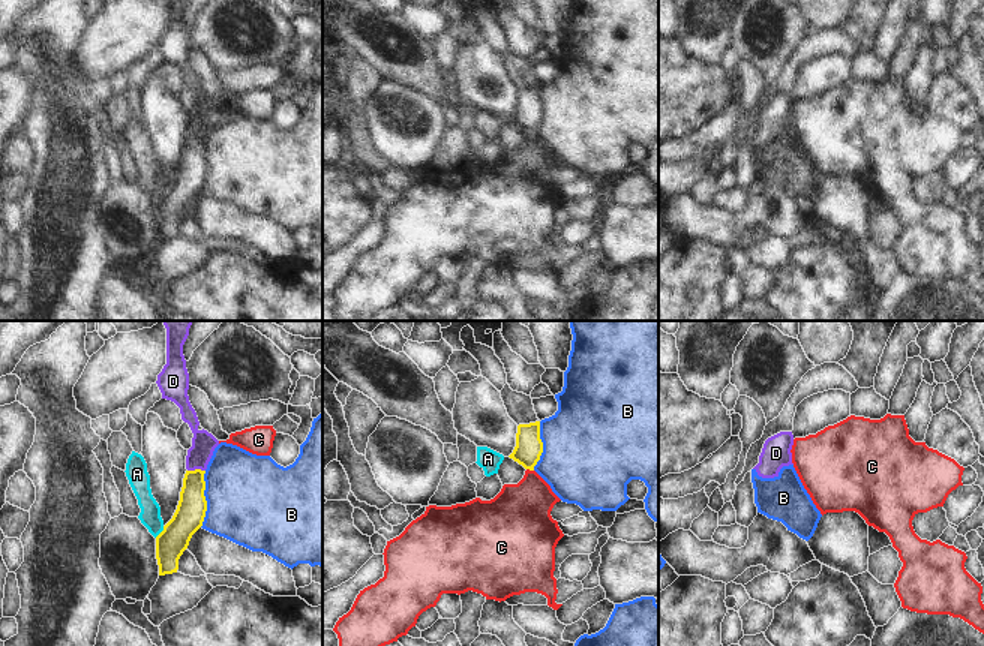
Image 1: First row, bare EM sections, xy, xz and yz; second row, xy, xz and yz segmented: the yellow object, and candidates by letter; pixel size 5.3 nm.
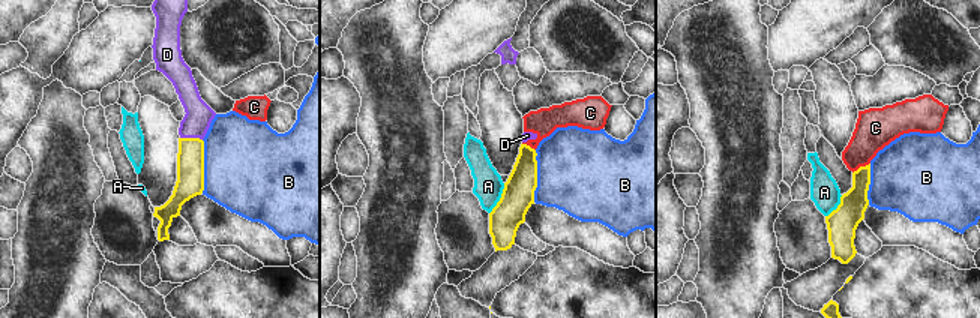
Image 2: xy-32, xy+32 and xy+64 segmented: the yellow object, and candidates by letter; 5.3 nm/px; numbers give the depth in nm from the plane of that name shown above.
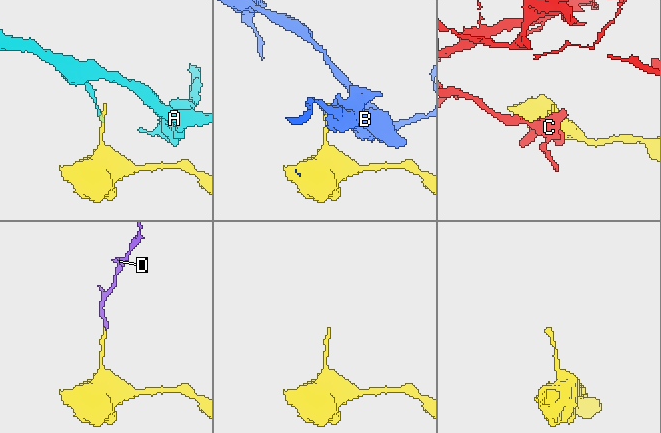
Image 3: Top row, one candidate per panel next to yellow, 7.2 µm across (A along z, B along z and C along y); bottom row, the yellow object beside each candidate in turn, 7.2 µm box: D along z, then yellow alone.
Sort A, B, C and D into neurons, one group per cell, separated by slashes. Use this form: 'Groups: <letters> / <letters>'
Groups: A / B / C / D.

